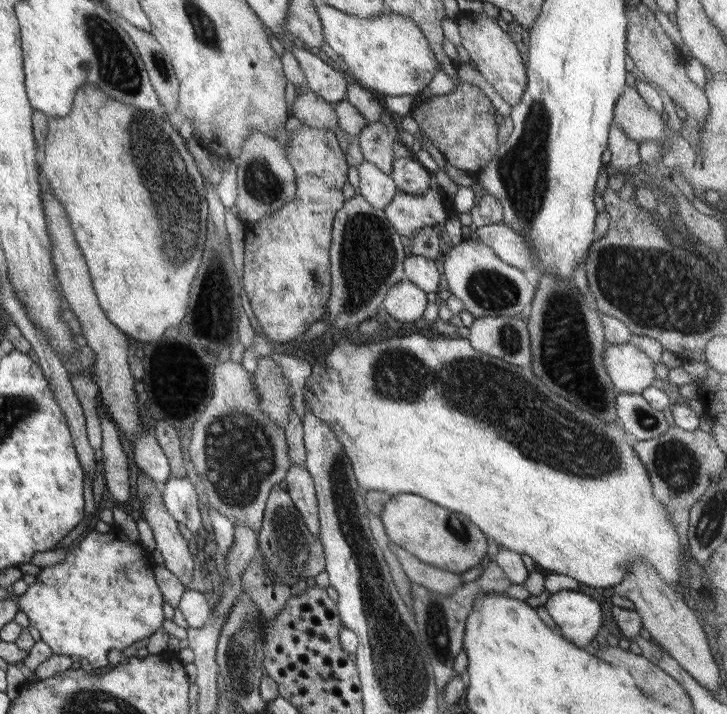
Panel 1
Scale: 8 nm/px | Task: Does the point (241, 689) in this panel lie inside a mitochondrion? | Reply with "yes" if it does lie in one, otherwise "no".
yes

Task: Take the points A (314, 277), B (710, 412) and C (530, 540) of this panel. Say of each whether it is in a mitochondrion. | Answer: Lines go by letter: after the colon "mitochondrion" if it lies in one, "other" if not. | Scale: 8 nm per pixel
A: mitochondrion
B: other
C: other

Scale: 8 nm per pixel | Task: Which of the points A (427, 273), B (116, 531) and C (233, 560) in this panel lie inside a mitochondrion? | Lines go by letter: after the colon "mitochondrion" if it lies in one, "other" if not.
A: other
B: other
C: other

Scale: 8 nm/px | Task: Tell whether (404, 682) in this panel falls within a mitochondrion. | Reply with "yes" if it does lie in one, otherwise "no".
yes

